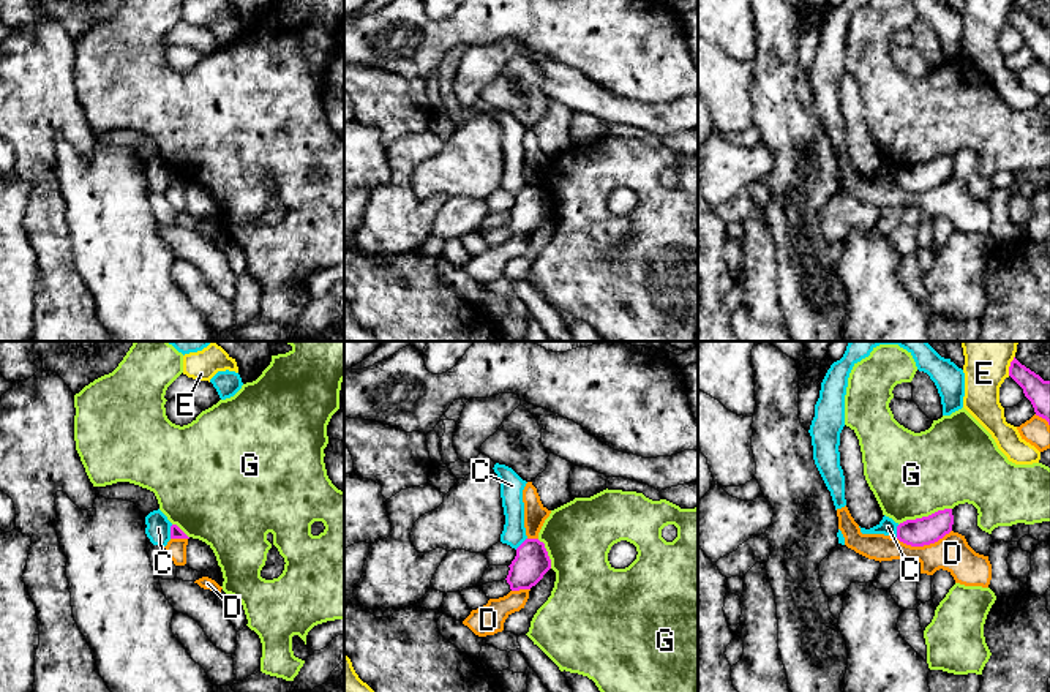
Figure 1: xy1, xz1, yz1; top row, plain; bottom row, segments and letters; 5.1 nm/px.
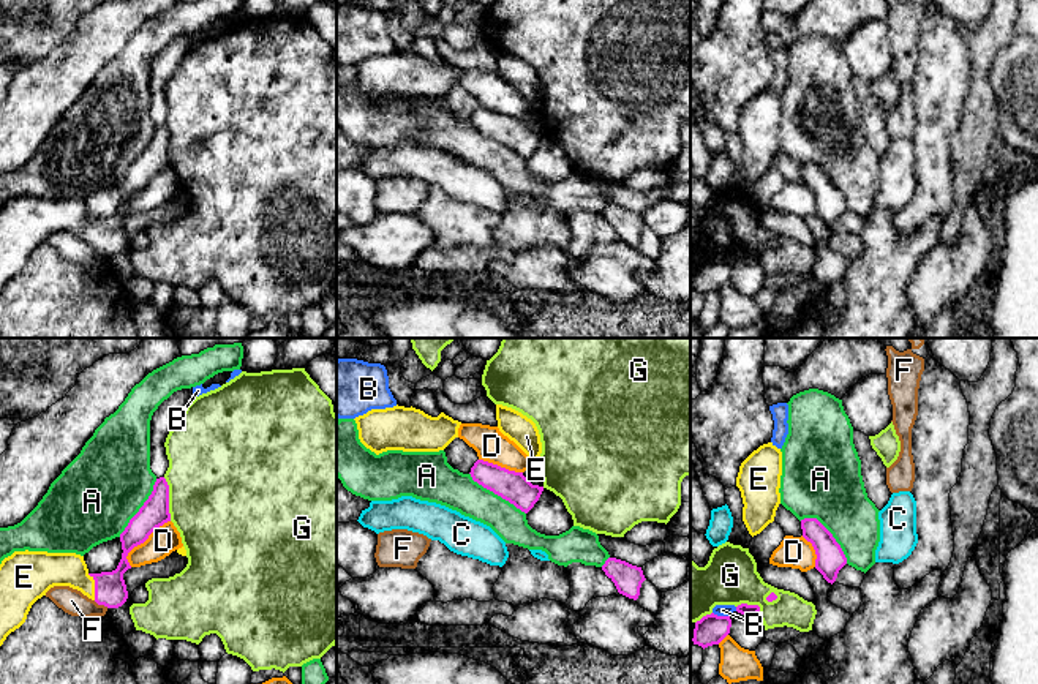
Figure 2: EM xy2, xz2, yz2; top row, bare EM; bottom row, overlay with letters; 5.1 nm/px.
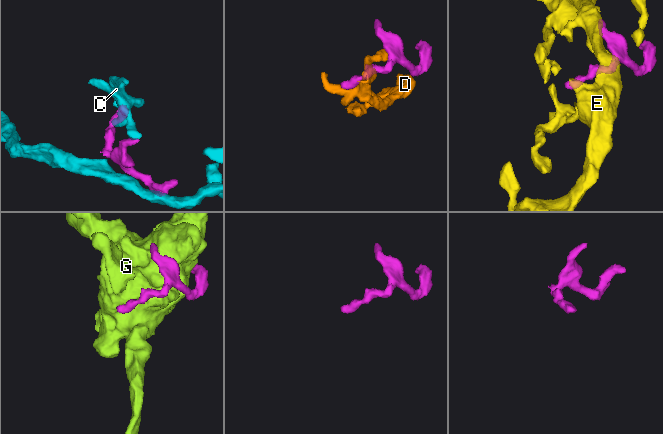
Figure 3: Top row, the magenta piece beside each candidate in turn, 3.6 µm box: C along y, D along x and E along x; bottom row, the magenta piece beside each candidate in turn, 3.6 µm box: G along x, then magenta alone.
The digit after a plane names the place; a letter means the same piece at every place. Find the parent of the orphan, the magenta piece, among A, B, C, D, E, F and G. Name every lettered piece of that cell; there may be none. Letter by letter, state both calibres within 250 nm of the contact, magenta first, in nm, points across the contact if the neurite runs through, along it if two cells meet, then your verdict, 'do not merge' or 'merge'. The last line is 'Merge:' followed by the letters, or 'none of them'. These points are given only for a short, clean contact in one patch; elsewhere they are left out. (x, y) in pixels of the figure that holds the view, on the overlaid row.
A: calibres 140 and 360 nm; do not merge
B: calibres 160 and 60 nm; border yz2 (713, 612), (729, 616); do not merge
C: calibres 60 and 130 nm; border xy1 (172, 525), (169, 537); do not merge
D: calibres 140 and 150 nm; do not merge
E: calibres 160 and 180 nm; merge
F: calibres 160 and 130 nm; do not merge
G: calibres 140 and 440 nm; do not merge
Merge: E

